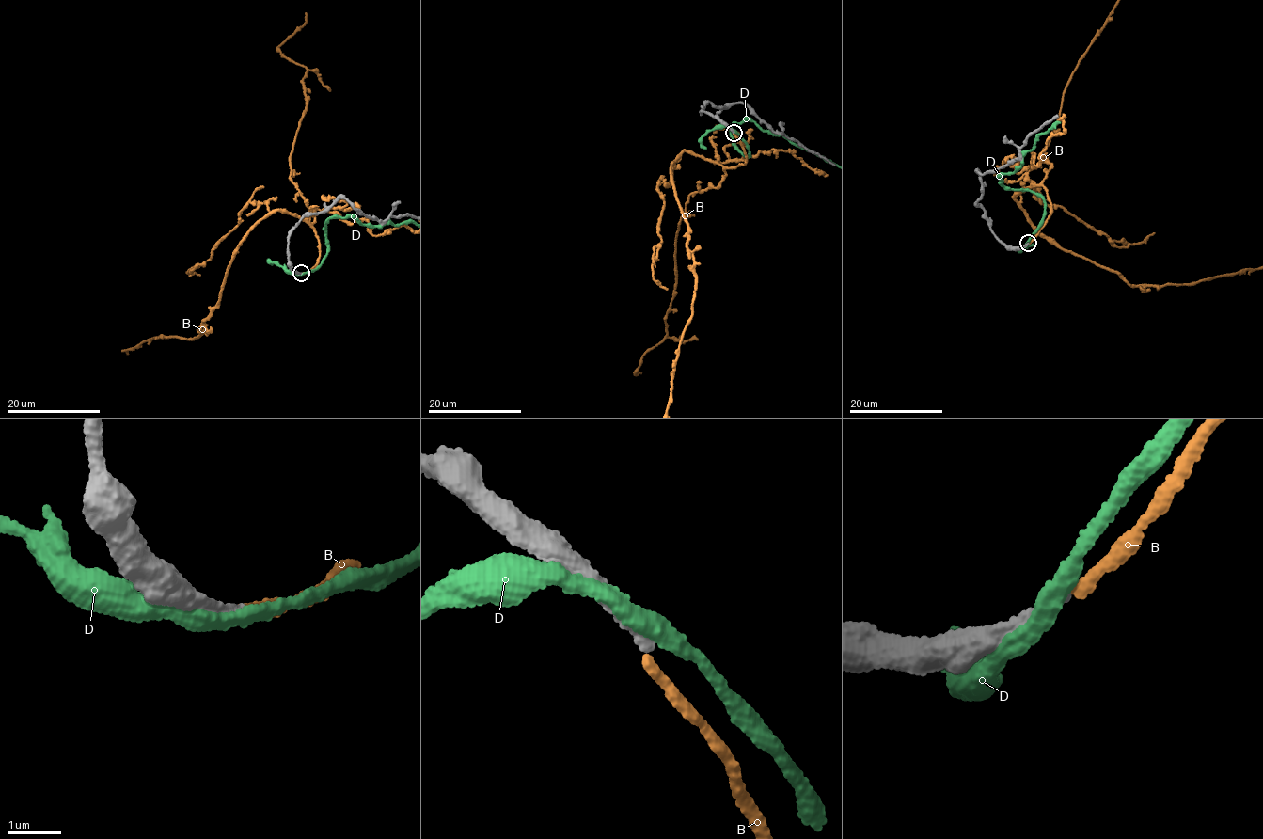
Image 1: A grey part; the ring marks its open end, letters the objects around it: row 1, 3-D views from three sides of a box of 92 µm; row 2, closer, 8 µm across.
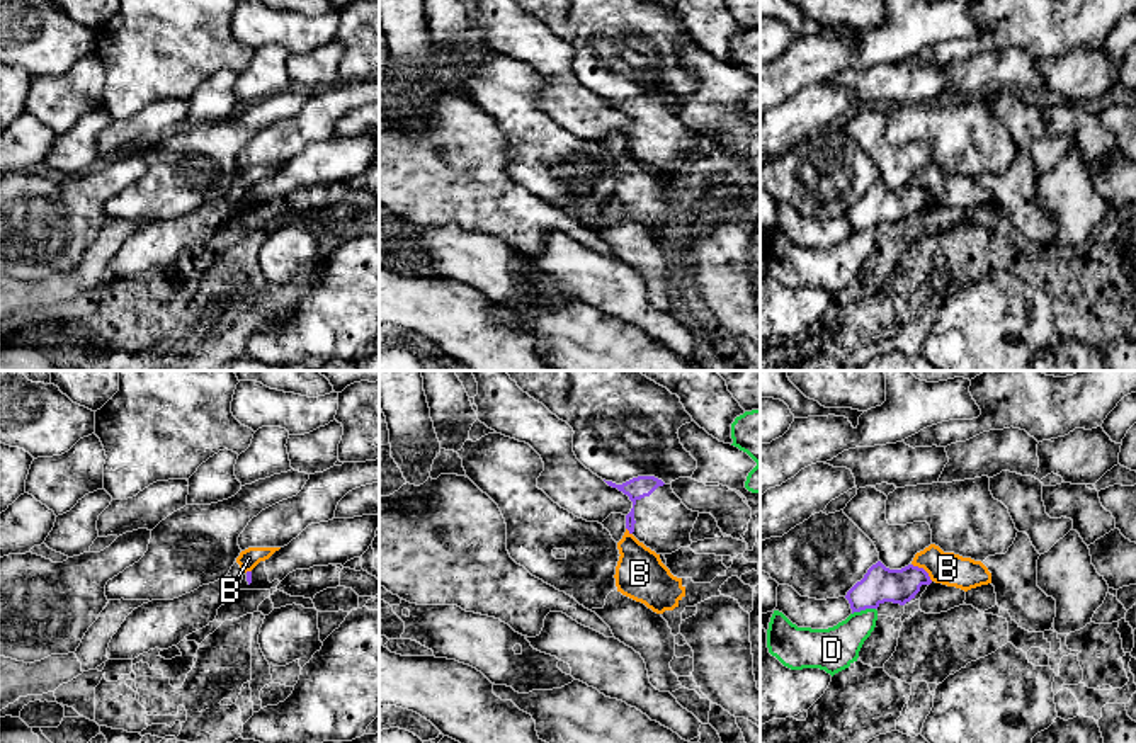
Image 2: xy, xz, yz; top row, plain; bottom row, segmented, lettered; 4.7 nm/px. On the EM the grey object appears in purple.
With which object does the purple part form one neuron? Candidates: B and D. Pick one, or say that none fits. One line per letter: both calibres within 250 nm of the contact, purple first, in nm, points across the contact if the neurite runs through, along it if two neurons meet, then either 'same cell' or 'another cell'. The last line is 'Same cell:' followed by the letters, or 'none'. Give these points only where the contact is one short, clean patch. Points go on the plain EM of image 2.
B: 170/160 nm | along yz (912, 182), (920, 186), (932, 199) | another cell
D: 170/200 nm | another cell
Same cell: none

